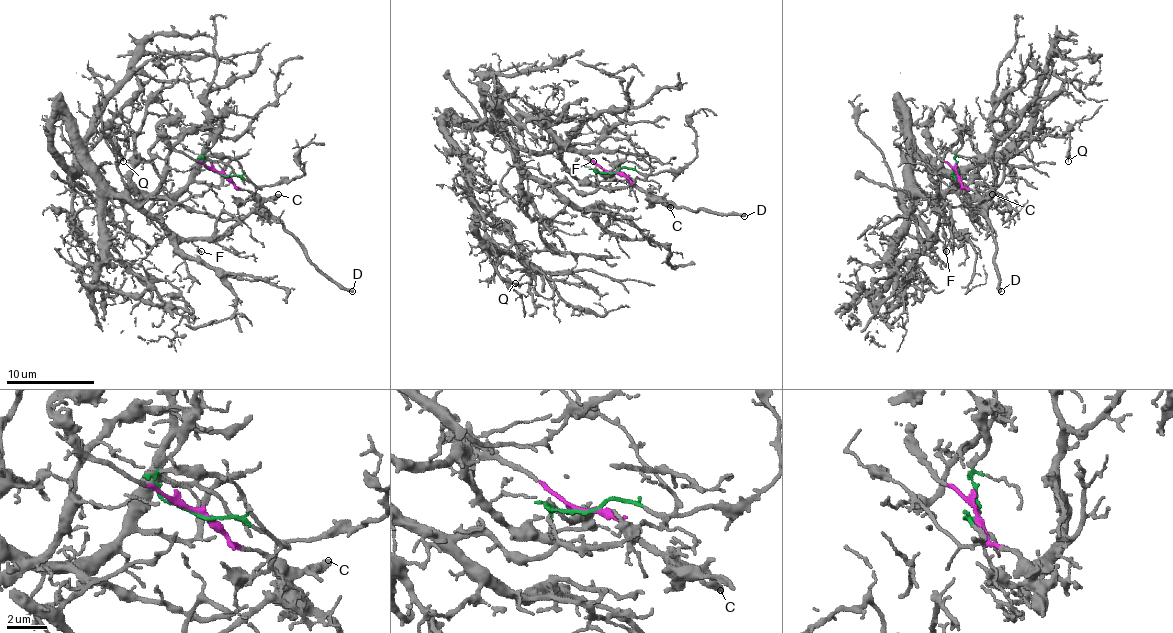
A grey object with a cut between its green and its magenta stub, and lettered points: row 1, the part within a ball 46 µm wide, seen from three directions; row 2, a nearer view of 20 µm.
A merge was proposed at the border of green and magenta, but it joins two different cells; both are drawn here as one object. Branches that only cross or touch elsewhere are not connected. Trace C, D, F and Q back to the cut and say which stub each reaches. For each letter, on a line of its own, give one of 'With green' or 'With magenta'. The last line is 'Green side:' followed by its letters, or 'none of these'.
C: With magenta
D: With magenta
F: With green
Q: With green
Green side: F, Q

